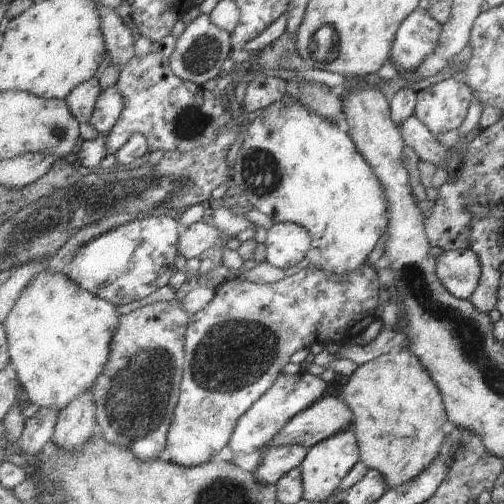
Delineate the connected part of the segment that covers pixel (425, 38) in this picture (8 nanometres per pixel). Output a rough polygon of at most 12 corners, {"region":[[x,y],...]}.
{"region":[[415,9],[395,34],[389,64],[413,71],[436,51],[439,20]]}

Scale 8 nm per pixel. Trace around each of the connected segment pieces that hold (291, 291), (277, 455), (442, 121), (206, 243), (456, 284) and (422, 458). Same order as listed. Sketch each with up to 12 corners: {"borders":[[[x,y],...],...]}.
{"borders":[[[377,268],[241,275],[191,318],[170,461],[198,467],[313,344],[381,320]],[[303,445],[271,447],[255,471],[263,486],[300,468]],[[447,79],[417,92],[417,115],[434,135],[457,130],[469,85]],[[200,221],[180,230],[179,254],[201,259],[219,238]],[[472,248],[444,251],[436,273],[451,294],[469,300],[482,264]],[[409,349],[349,378],[360,460],[389,488],[447,445],[440,387]]]}

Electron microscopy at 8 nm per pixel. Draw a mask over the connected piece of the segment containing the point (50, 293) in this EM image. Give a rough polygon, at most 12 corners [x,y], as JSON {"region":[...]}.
{"region":[[43,269],[6,318],[27,402],[99,380],[116,305]]}

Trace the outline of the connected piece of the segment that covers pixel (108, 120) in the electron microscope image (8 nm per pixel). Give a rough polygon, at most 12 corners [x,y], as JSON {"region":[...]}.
{"region":[[117,84],[100,94],[90,125],[108,132],[124,110]]}

